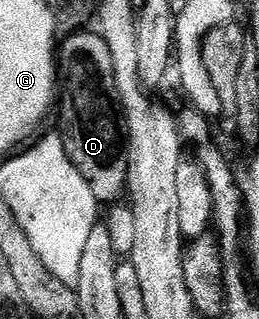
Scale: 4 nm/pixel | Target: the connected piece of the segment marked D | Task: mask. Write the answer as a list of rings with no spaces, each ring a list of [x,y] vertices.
[[[72,31],[59,42],[56,67],[58,70],[58,109],[60,129],[66,155],[88,182],[97,204],[117,204],[127,194],[128,184],[128,124],[120,108],[120,96],[114,83],[114,59],[110,47],[96,31]]]

